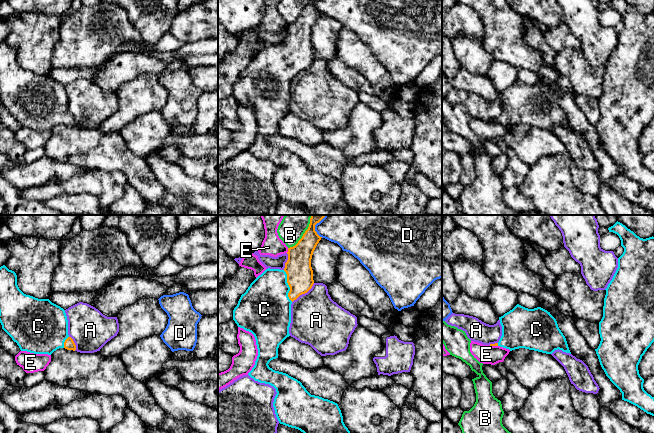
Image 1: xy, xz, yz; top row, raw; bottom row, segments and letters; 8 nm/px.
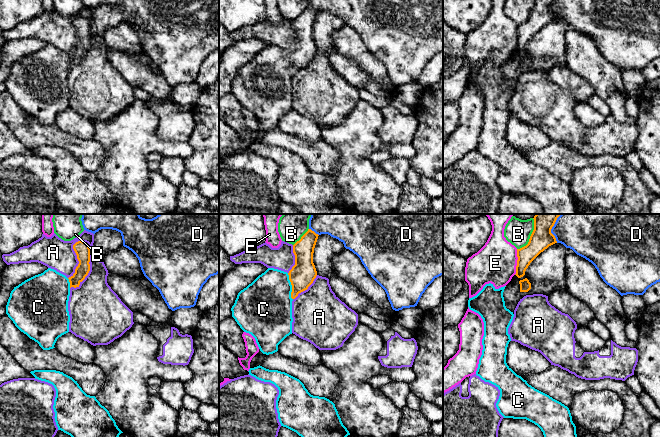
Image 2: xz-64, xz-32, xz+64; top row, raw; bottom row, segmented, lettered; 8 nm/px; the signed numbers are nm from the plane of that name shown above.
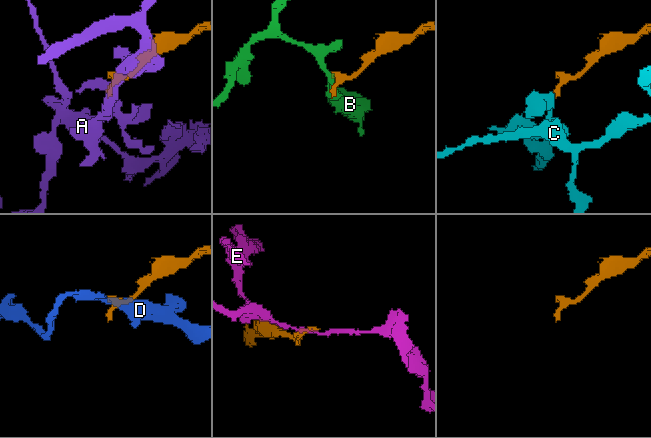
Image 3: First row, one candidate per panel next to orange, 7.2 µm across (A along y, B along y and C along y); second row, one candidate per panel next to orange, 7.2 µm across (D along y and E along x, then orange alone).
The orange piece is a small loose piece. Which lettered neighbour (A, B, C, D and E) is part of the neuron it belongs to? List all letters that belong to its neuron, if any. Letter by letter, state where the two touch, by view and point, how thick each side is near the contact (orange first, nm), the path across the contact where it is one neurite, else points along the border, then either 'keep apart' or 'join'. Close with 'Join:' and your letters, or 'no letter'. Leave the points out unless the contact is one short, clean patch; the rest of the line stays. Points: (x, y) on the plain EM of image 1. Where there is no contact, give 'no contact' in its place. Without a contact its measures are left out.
A: xz (303, 69) | 220/420 nm | keep apart
B: xz (301, 14) | 220/170 nm | keep apart
C: xz (289, 62) | 220/400 nm | across xz (298, 44), (297, 53), (289, 62), (265, 82) | join
D: xz (315, 7) | 190/190 nm | keep apart
E: xz (288, 26) | 220/170 nm | along xz (288, 24), (286, 28) | keep apart
Join: C

